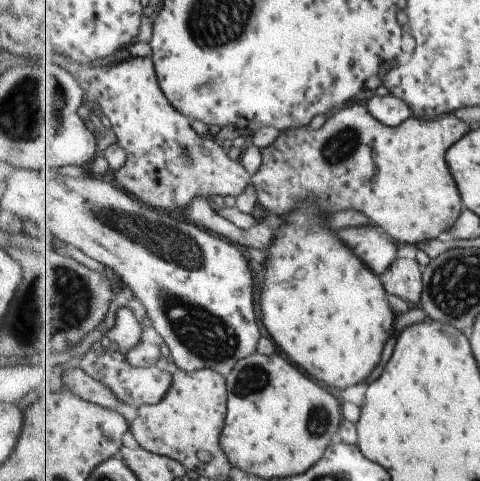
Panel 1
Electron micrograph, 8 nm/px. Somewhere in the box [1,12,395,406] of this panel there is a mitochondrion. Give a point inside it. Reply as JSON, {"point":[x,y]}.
{"point":[67,302]}

